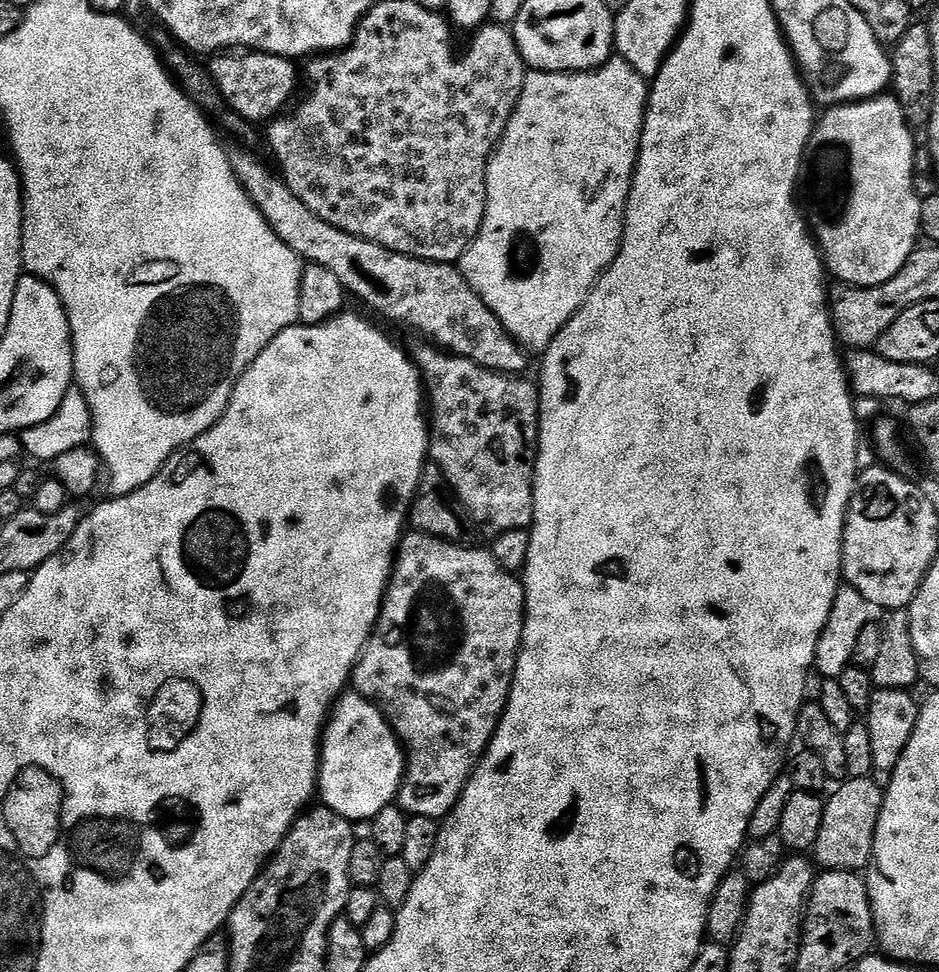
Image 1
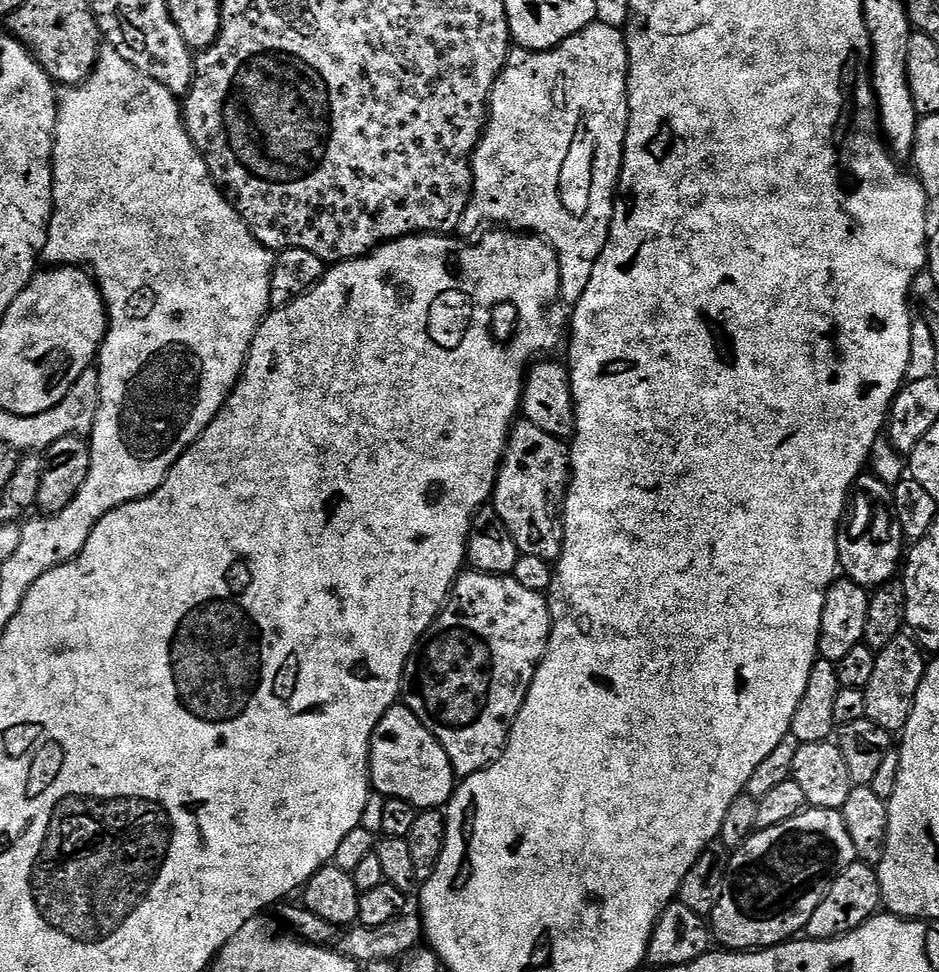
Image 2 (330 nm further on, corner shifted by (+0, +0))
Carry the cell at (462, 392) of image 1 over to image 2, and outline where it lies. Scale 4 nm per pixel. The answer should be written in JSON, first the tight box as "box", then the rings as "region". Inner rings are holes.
{"box":[490,420,569,562],"region":[[[529,420],[513,423],[490,504],[498,518],[502,518],[506,530],[510,530],[521,554],[549,562],[560,559],[564,545],[562,509],[568,496],[569,479],[569,445],[556,436],[546,434],[546,430],[538,430],[538,426]]]}

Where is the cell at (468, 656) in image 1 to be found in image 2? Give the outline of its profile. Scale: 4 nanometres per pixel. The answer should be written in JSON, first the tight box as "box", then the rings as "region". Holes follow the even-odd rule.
{"box":[402,570,552,778],"region":[[[464,570],[456,577],[456,582],[452,586],[452,592],[448,595],[443,610],[437,614],[436,620],[428,627],[428,633],[420,638],[419,644],[404,668],[402,702],[418,718],[418,722],[422,722],[422,726],[426,726],[426,730],[430,730],[430,734],[434,734],[434,738],[440,740],[441,746],[446,750],[452,763],[453,773],[457,777],[463,778],[483,768],[489,768],[504,753],[504,748],[508,744],[508,729],[514,726],[518,718],[518,710],[522,710],[524,699],[530,690],[530,682],[534,678],[540,659],[544,657],[544,652],[548,649],[548,639],[551,633],[552,615],[548,609],[545,593],[526,590],[526,586],[522,586],[522,582],[518,582],[510,574]]]}

